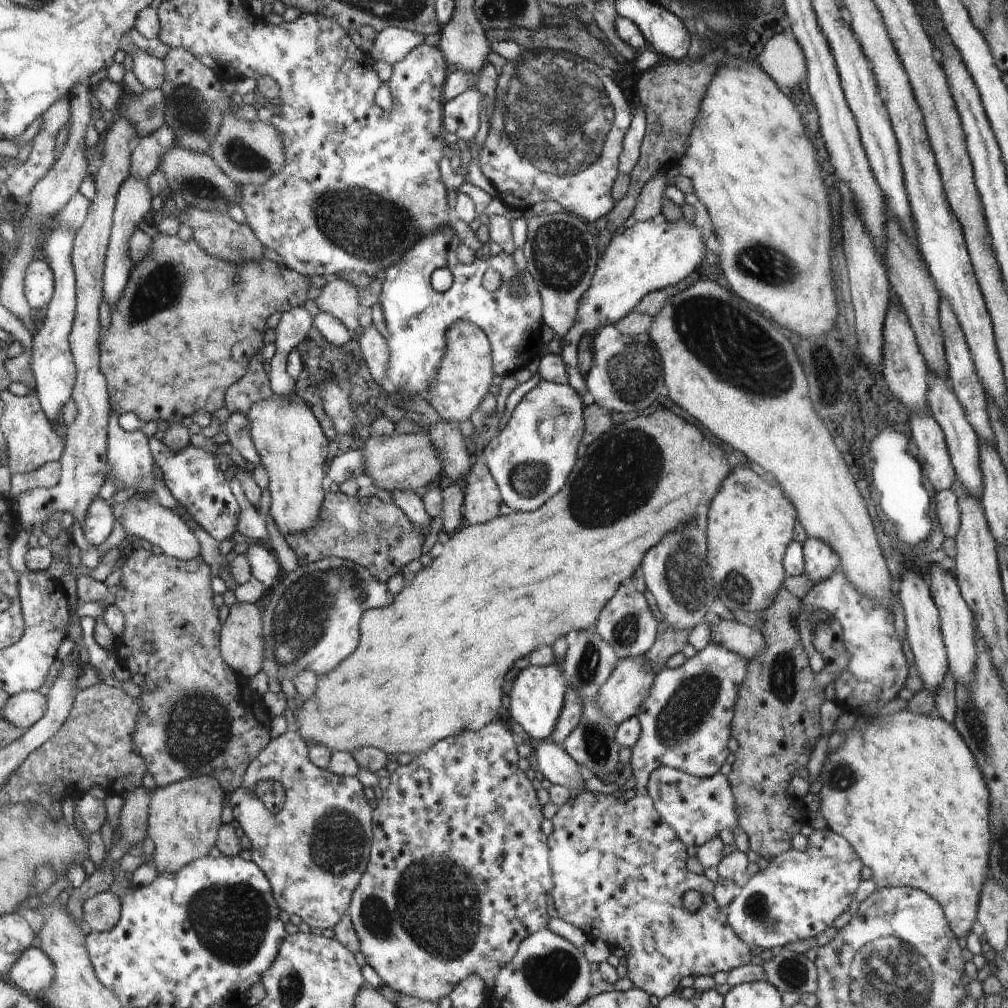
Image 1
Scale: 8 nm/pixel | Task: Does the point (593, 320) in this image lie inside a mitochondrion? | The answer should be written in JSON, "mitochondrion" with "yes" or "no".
{"mitochondrion":"no"}

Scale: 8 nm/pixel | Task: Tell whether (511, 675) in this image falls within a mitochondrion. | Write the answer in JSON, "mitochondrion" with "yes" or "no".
{"mitochondrion":"no"}

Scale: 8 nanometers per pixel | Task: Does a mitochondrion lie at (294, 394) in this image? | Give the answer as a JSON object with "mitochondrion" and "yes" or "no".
{"mitochondrion":"no"}

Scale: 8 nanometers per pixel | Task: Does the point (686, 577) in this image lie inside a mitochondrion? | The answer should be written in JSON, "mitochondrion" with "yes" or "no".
{"mitochondrion":"yes"}

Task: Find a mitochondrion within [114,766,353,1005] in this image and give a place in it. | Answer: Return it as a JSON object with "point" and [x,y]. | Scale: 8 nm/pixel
{"point":[231,920]}

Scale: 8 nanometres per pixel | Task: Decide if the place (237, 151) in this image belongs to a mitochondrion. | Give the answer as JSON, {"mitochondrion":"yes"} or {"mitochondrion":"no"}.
{"mitochondrion":"yes"}

